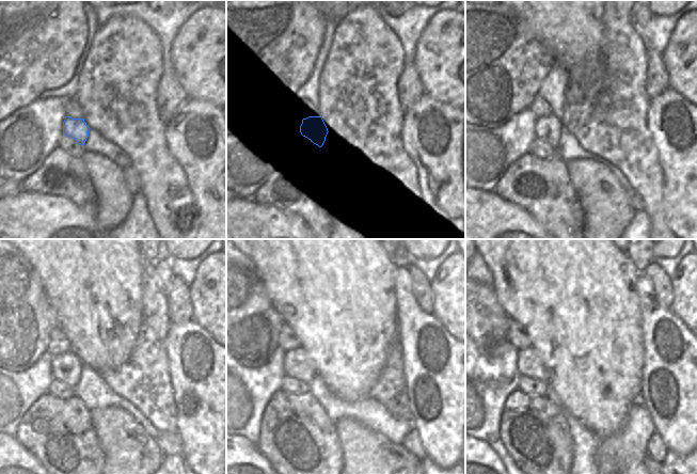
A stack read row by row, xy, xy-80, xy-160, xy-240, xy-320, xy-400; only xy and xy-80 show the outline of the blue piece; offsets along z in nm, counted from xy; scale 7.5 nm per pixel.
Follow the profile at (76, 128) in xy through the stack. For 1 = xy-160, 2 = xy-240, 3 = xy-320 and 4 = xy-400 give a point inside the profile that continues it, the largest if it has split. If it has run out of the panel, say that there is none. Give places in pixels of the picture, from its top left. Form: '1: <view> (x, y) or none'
1: xy-160 (547, 128)
2: xy-240 (66, 367)
3: xy-320 (296, 363)
4: xy-400 (529, 364)

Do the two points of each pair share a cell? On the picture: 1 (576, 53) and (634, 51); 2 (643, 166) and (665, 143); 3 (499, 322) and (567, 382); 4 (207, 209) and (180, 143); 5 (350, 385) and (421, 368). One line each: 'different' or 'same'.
1: different
2: different
3: different
4: same
5: different

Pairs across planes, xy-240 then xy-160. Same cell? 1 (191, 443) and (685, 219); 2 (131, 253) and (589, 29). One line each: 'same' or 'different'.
1: same
2: same

